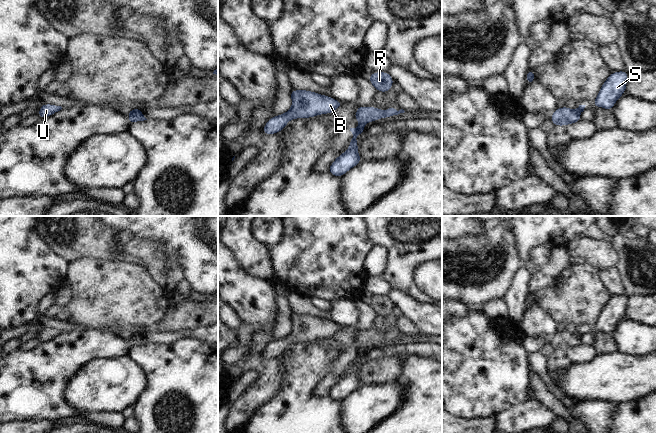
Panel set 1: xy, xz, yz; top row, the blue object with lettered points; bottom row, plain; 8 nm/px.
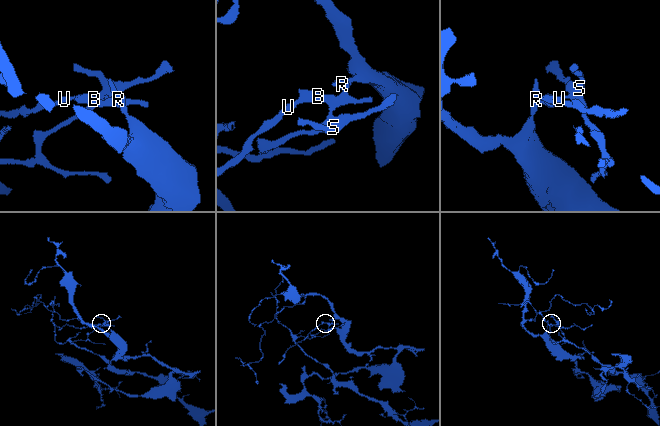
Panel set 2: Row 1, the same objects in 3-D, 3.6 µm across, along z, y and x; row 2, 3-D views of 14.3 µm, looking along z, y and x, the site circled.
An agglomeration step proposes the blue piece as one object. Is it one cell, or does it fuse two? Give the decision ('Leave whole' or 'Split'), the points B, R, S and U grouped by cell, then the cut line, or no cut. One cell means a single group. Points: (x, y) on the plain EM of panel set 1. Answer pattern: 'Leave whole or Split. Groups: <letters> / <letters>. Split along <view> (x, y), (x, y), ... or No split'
Split. Groups: B R U / S. Split along xz (358, 350), (363, 352)

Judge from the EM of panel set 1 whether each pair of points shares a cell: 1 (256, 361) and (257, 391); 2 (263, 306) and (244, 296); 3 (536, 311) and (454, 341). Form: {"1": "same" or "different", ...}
{"1": "same", "2": "same", "3": "different"}

